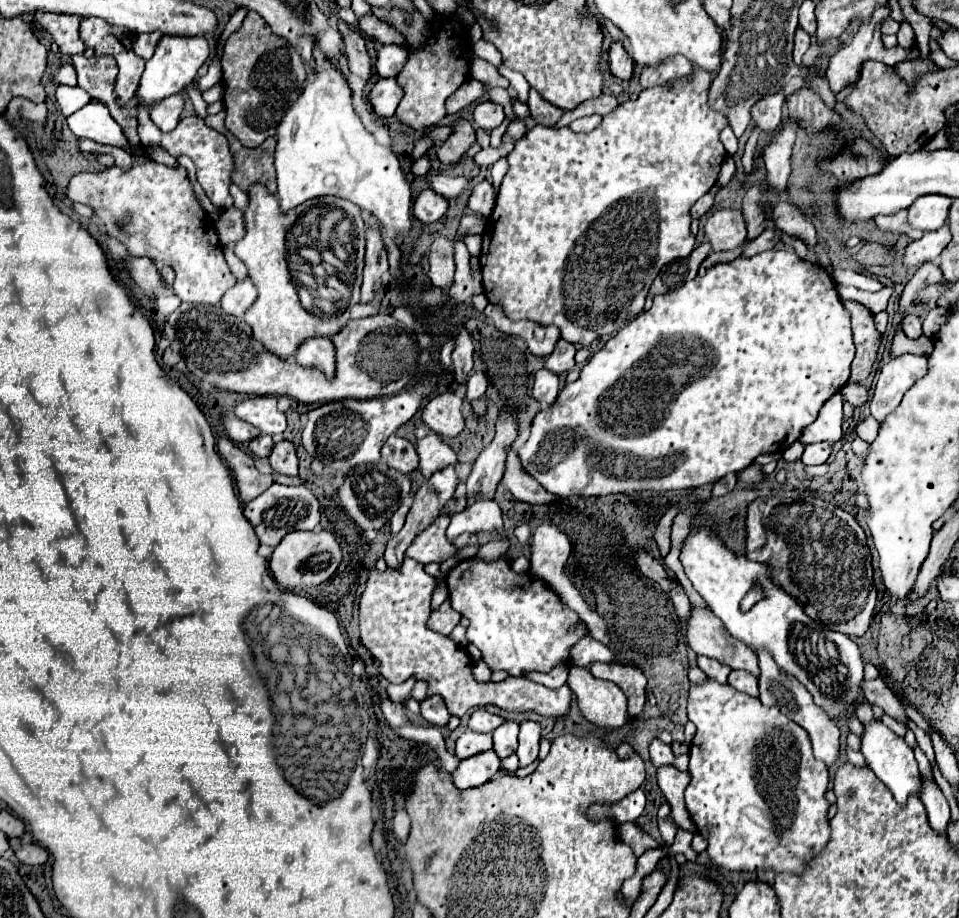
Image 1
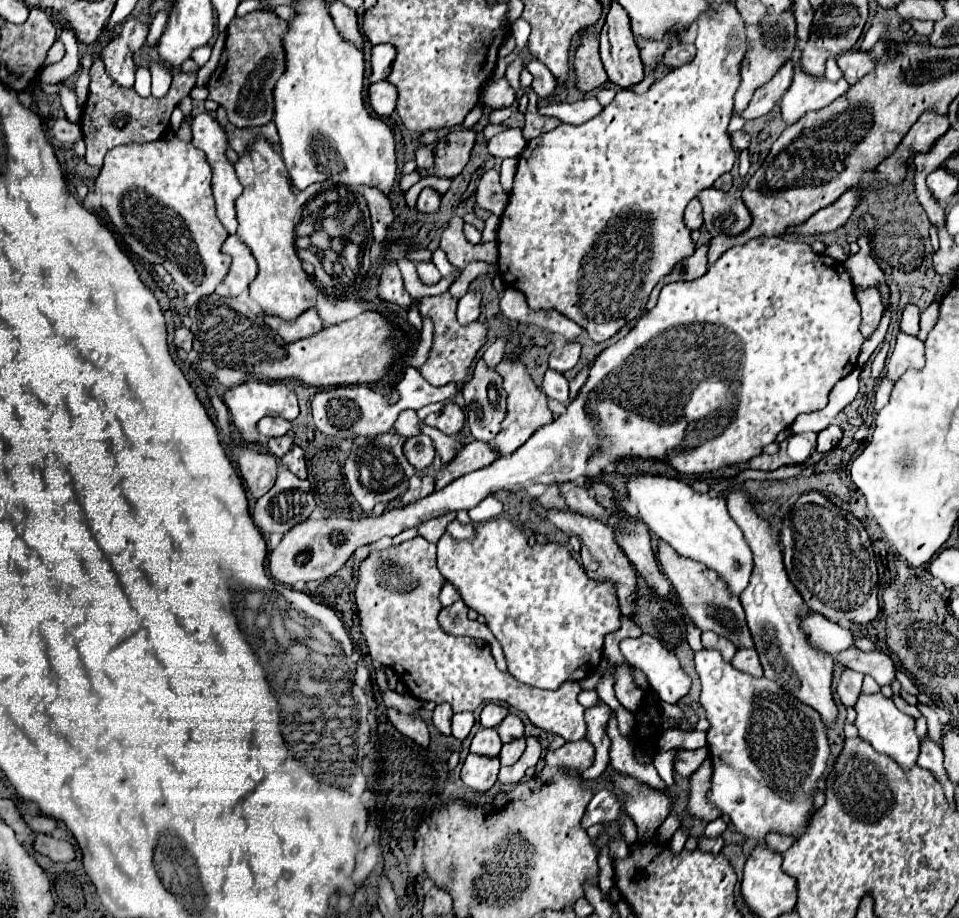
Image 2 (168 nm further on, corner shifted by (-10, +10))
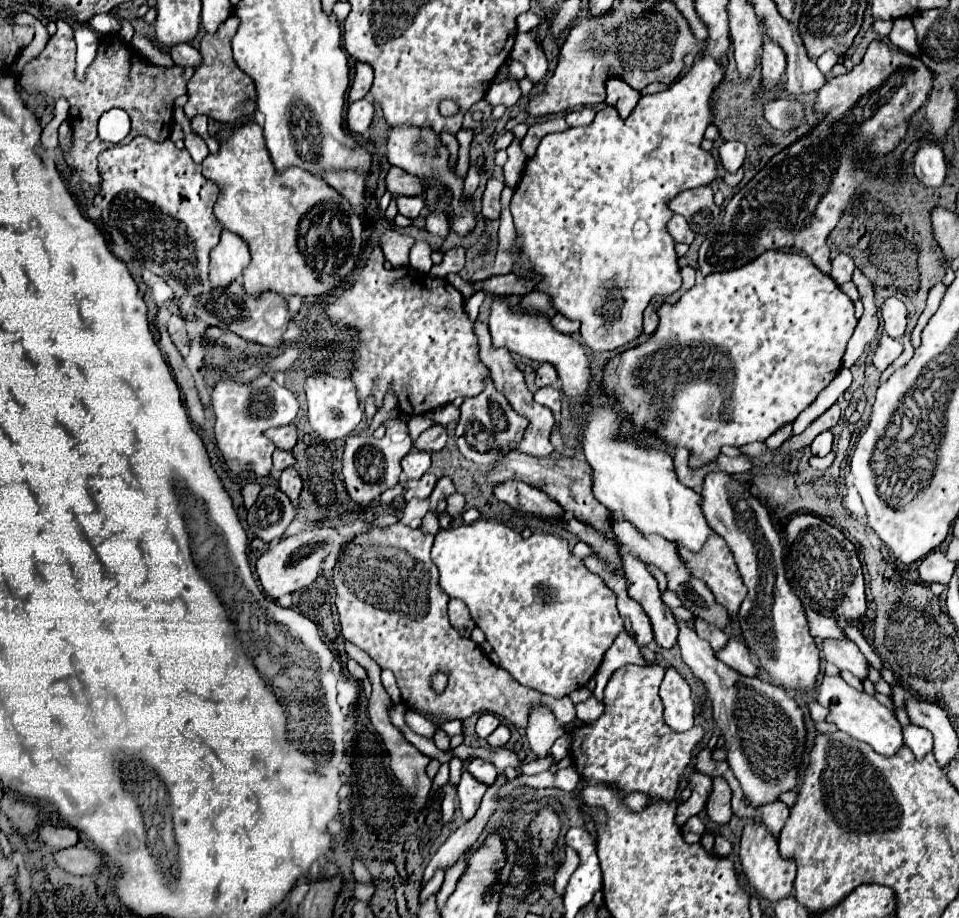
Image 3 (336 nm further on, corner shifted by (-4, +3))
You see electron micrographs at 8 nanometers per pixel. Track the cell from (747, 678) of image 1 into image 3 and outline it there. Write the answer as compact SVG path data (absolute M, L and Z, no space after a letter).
M729 639L725 649L717 651L717 659L723 661L725 665L729 665L731 669L735 669L741 675L749 675L749 677L757 675L757 667L753 665L753 661L749 657L749 649L741 641Z

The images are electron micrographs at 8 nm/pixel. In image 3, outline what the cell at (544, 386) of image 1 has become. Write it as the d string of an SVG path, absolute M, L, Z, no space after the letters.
M543 387L535 393L535 401L539 405L549 407L553 413L561 411L561 391L557 387Z

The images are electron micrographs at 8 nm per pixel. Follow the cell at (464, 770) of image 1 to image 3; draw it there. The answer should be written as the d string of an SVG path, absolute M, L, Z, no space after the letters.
M463 771L459 787L457 787L457 797L459 797L459 811L463 815L463 819L473 819L473 815L477 813L481 799L485 795L485 785L477 783L473 777L469 777L467 771Z

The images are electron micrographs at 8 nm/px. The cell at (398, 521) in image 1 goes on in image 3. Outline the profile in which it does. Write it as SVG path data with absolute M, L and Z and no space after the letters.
M425 473L425 477L421 477L419 481L415 481L415 483L409 485L409 489L405 491L405 499L407 499L407 501L413 499L413 497L417 497L417 499L427 499L427 497L431 495L435 483L437 483L437 477L431 475L431 473Z

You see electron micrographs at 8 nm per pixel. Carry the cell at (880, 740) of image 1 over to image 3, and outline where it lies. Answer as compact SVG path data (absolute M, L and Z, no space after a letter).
M825 675L823 681L817 685L815 701L823 705L829 713L825 717L827 723L833 723L839 731L851 735L853 739L859 739L867 745L871 745L879 755L893 755L897 753L897 747L903 745L901 737L901 725L891 713L889 707L881 705L873 695L867 695L865 691L857 691L849 687L839 675Z

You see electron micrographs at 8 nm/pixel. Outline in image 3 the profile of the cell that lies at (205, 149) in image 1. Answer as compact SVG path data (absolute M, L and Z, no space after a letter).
M175 121L175 123L181 125L183 131L185 131L185 149L189 151L189 155L193 157L193 161L195 163L203 163L203 159L209 155L209 149L207 149L205 141L201 137L197 137L197 135L191 133L191 129L189 129L191 121Z

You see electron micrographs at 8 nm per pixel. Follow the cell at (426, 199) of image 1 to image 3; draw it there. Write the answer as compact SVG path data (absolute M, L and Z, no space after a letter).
M421 195L417 197L397 197L397 211L409 219L419 217L421 209L425 207L425 203L421 201Z

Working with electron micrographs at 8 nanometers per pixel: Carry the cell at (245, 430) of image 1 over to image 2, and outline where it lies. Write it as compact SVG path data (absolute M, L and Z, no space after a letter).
M267 416L267 418L261 418L257 422L257 430L259 430L261 438L283 436L283 434L289 432L289 428L291 428L291 422L283 420L283 418L271 418L271 416Z

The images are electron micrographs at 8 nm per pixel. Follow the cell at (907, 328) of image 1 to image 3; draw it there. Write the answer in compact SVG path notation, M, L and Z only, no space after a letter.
M889 297L881 303L881 319L883 319L883 329L889 337L893 339L903 337L907 325L907 309L897 297Z

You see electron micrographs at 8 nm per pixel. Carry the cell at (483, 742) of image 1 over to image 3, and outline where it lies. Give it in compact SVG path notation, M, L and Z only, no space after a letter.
M479 757L469 763L467 771L469 771L479 783L483 783L483 785L487 785L487 787L491 787L491 785L497 781L497 777L499 777L499 773L497 773L497 769L493 767L493 763L483 761L483 759L479 759Z

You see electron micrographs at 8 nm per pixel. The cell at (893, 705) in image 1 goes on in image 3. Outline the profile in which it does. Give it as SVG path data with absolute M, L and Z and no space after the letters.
M823 639L823 657L829 663L835 663L841 671L847 669L855 677L867 677L867 659L849 639Z

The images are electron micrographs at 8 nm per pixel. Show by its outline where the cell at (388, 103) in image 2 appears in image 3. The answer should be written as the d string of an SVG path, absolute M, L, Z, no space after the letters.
M361 99L361 101L355 101L353 105L349 105L347 109L347 129L351 133L365 133L371 125L371 117L373 117L373 105L367 101L367 99Z

